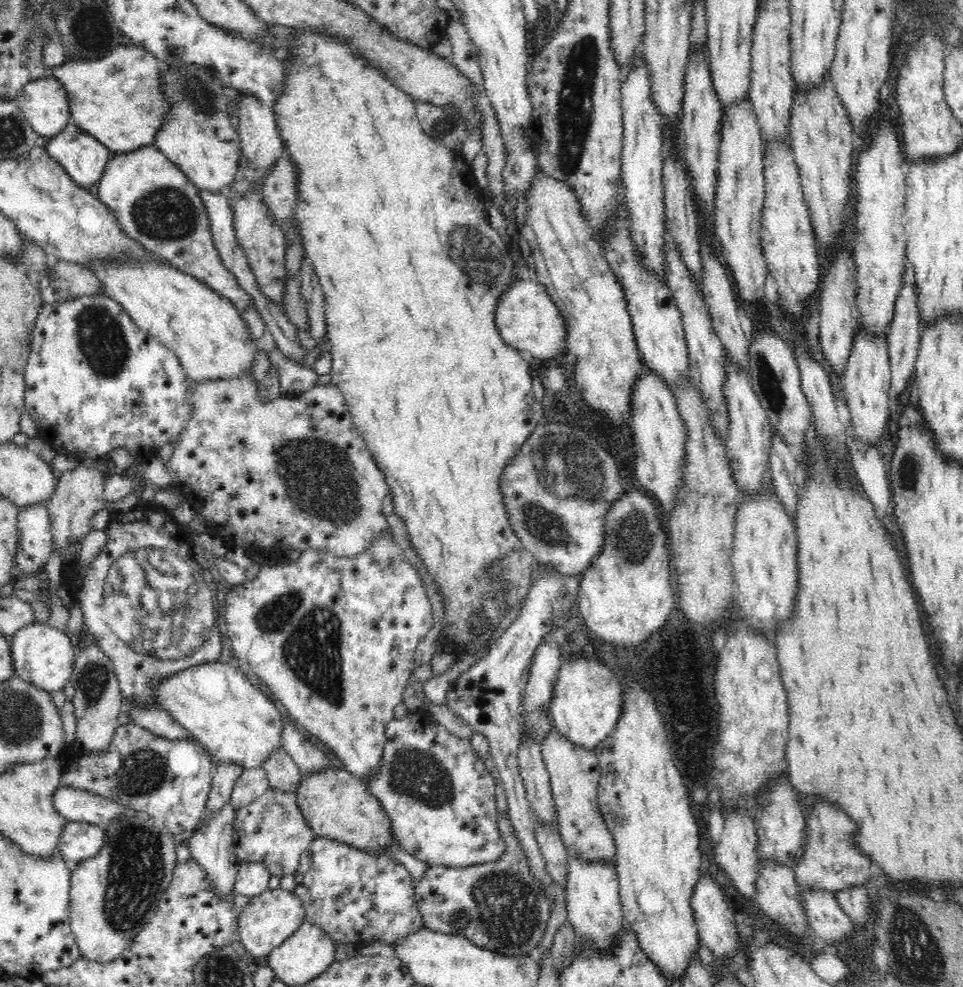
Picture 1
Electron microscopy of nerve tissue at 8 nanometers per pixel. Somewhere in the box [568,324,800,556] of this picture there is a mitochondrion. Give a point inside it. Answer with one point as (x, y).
(771, 388)

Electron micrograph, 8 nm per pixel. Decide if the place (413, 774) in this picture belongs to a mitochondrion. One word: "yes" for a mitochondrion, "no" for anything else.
yes

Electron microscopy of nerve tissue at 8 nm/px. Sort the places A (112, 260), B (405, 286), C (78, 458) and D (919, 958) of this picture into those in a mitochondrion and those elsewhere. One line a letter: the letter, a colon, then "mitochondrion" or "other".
A: other
B: other
C: other
D: mitochondrion

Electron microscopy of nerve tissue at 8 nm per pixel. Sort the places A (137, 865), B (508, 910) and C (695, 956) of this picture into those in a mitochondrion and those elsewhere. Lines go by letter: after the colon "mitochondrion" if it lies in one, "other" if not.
A: mitochondrion
B: mitochondrion
C: other

